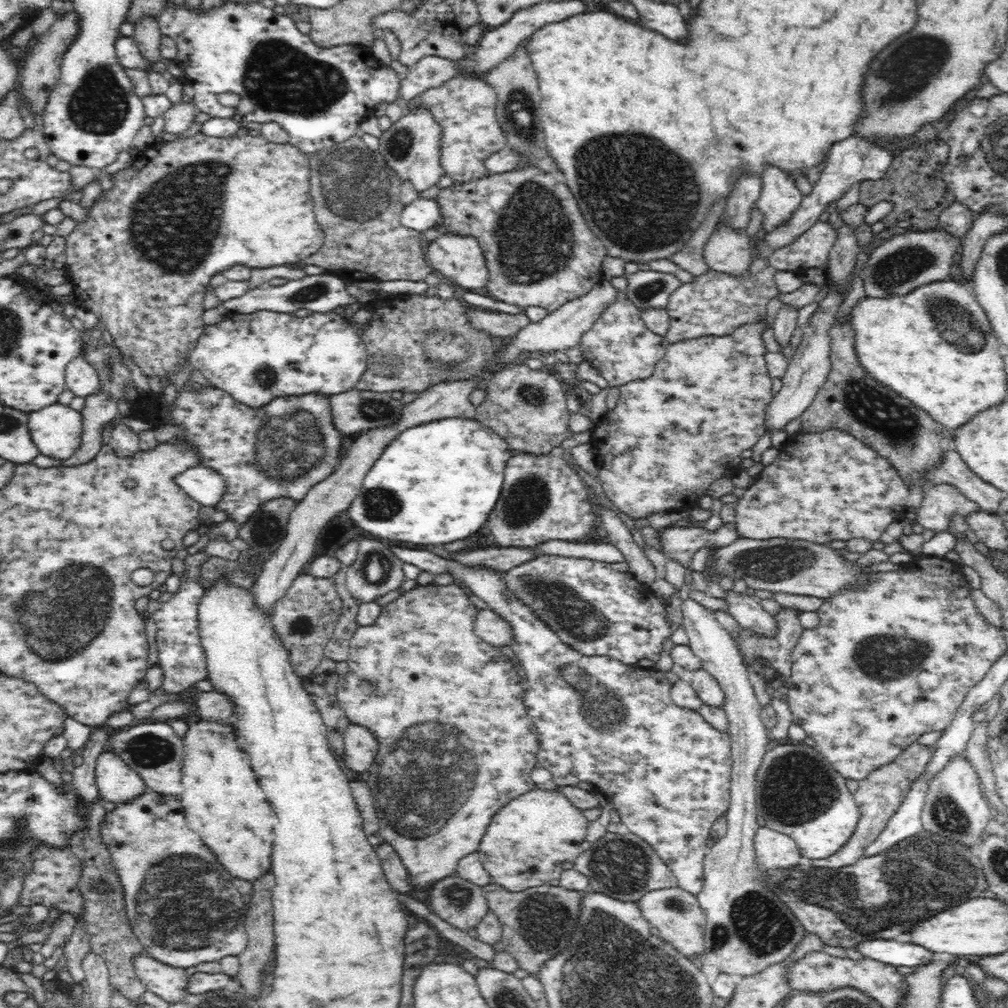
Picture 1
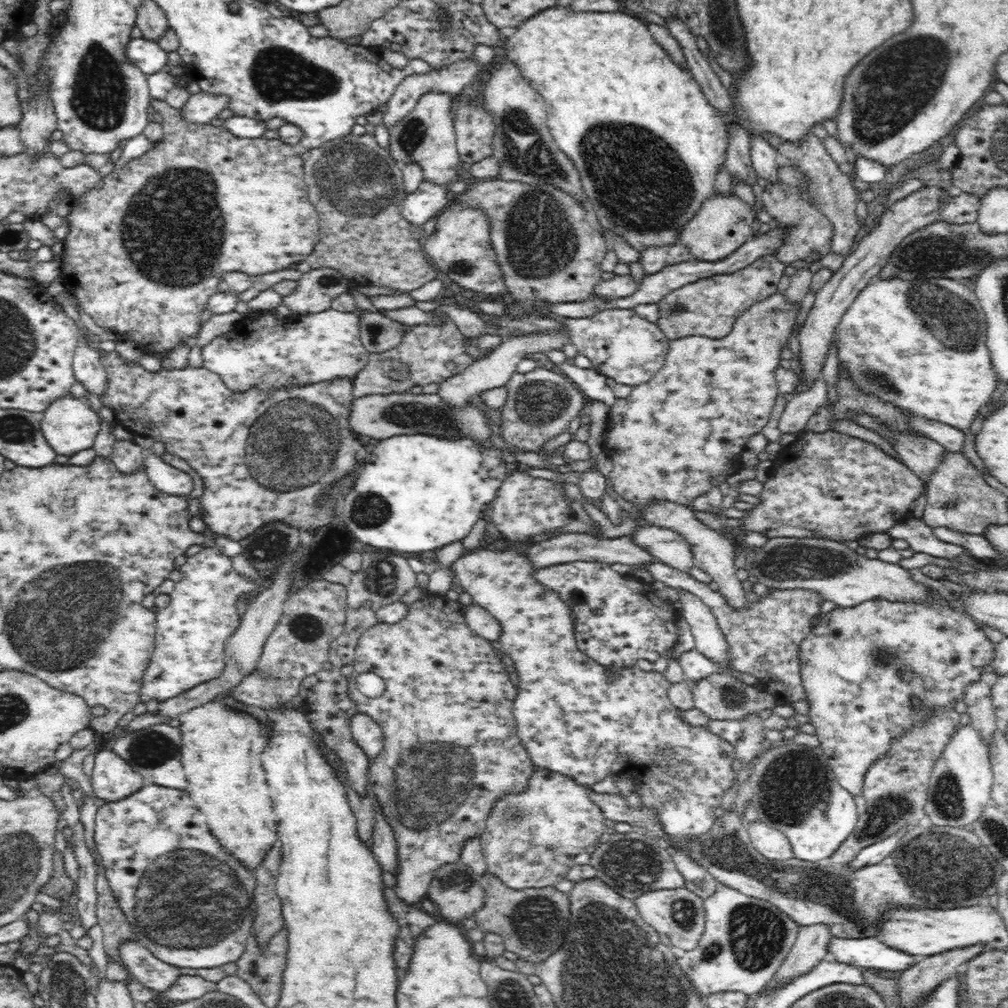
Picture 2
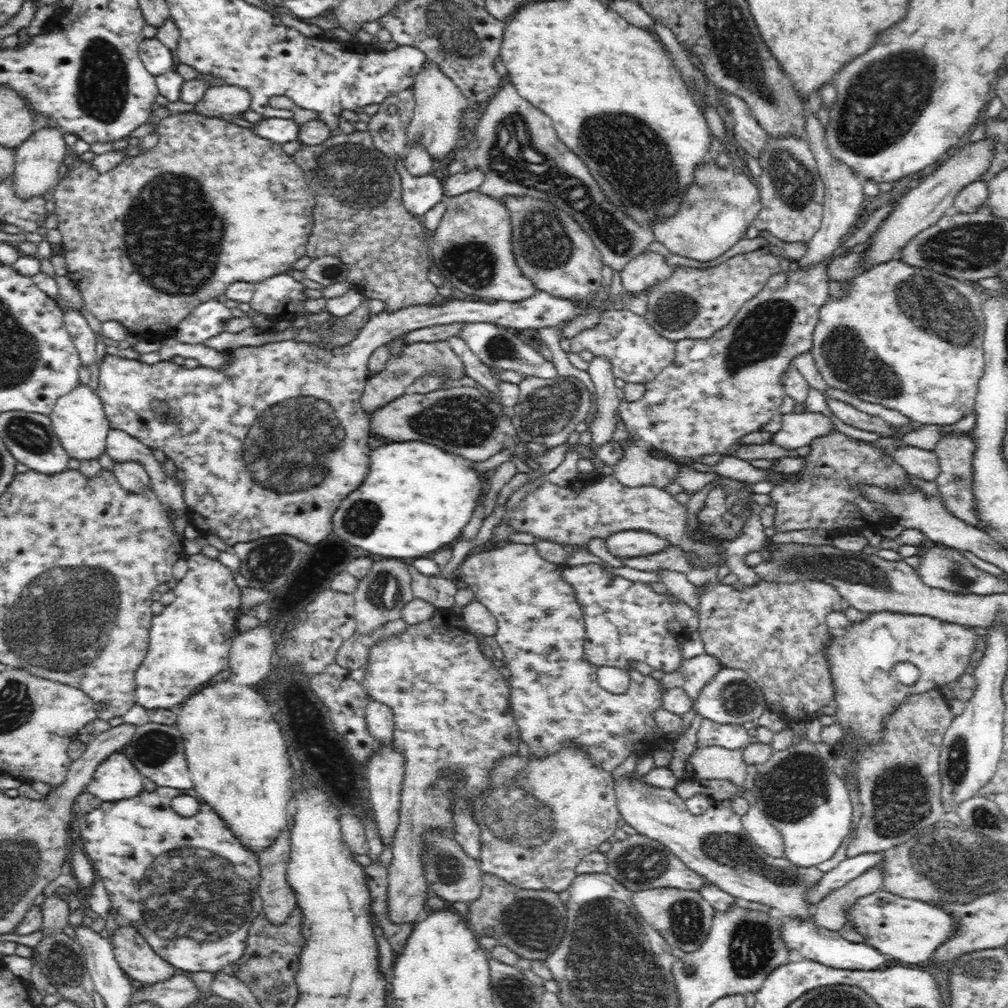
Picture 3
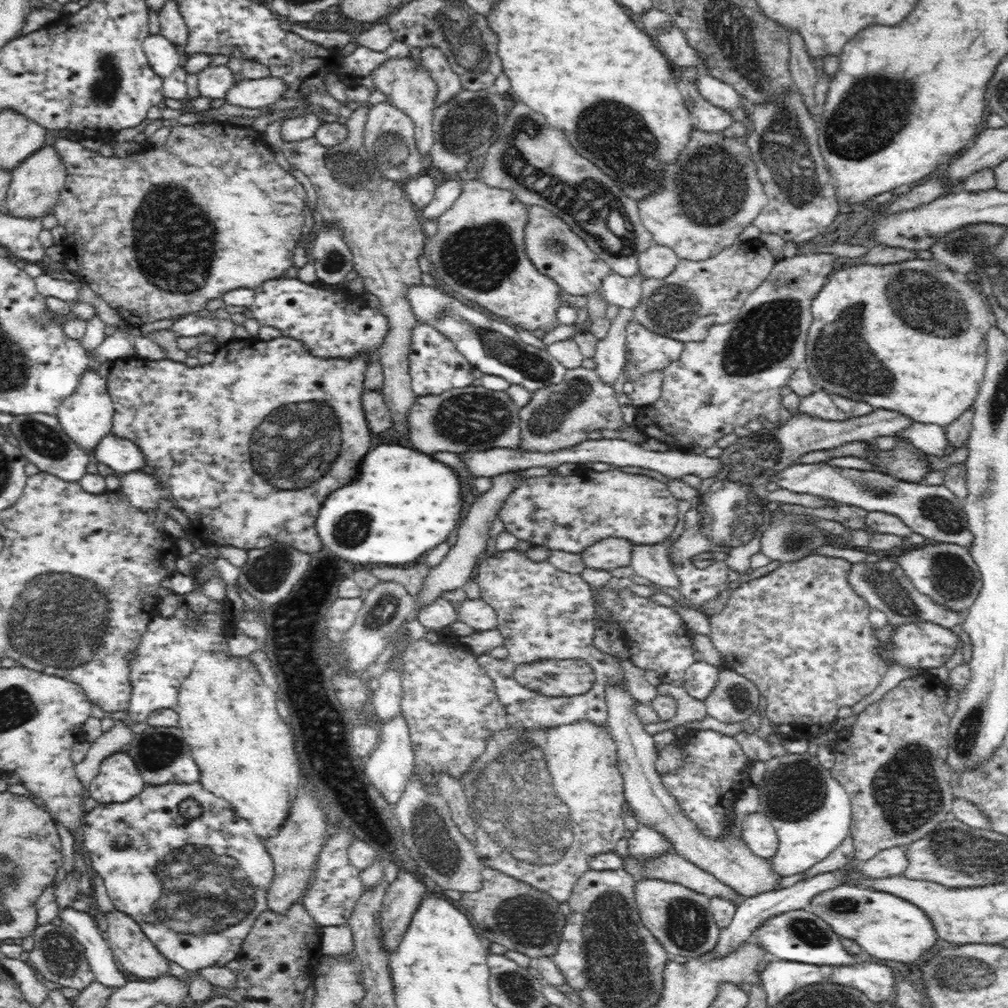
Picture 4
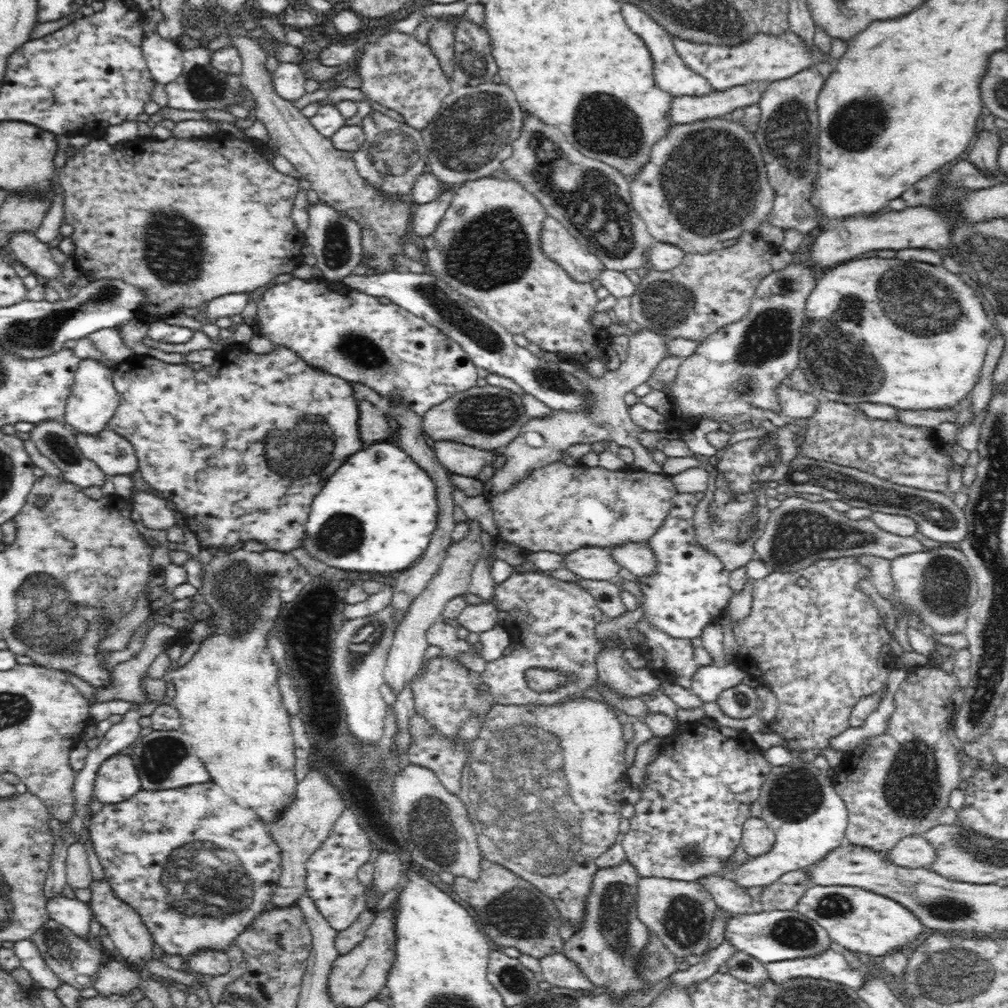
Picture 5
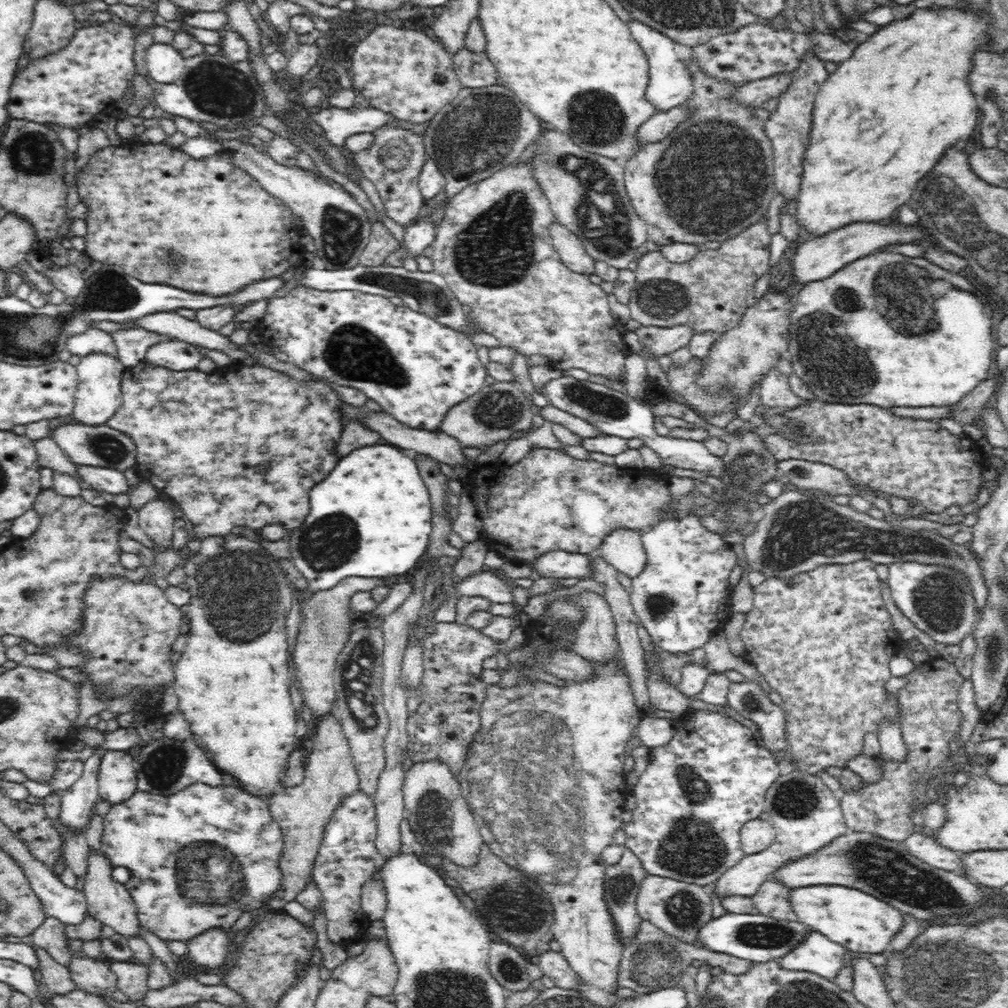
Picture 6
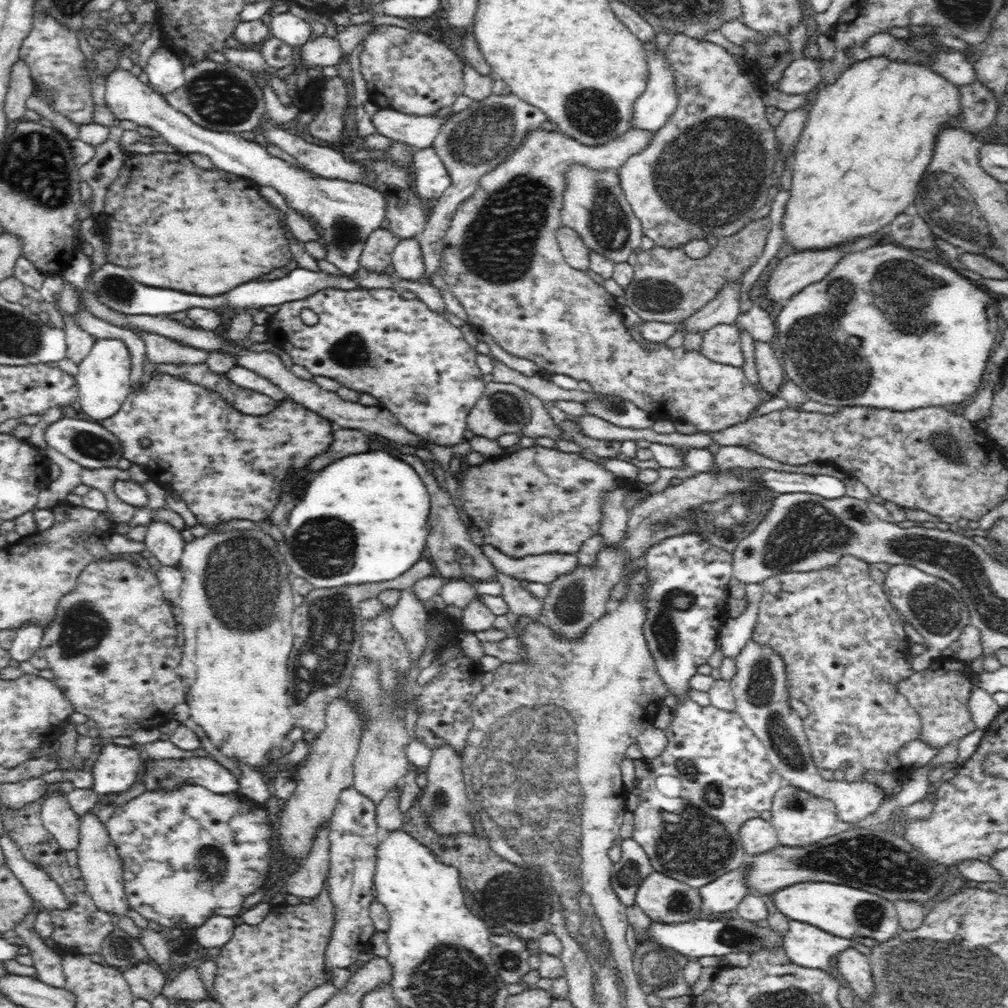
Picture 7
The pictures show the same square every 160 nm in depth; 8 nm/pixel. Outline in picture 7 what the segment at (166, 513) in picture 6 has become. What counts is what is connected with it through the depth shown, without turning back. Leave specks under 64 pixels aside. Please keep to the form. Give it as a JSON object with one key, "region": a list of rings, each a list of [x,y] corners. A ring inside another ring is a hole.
{"region":[[[153,520],[147,524],[143,540],[146,550],[164,566],[181,567],[186,542],[180,531],[160,520]]]}

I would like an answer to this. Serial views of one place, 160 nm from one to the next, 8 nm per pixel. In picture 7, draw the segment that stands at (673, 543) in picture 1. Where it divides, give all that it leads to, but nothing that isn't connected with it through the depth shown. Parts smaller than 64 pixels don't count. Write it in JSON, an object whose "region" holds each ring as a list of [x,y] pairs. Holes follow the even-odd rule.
{"region":[[[486,543],[480,548],[496,570],[520,582],[549,586],[560,576],[577,570],[579,566],[576,554],[540,554],[516,559]]]}

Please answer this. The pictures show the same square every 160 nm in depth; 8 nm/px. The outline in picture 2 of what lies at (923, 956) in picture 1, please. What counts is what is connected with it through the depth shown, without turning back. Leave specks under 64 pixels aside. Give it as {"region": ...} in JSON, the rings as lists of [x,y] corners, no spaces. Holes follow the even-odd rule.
{"region":[[[832,936],[828,957],[860,968],[901,972],[914,966],[920,959],[882,943],[877,936],[861,939],[843,939]]]}

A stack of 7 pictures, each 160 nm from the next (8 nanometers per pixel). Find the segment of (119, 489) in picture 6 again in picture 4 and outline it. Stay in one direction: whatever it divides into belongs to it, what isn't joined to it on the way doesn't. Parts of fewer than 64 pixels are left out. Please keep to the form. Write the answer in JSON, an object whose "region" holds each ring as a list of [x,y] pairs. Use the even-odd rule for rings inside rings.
{"region":[[[42,413],[13,415],[12,422],[6,426],[6,429],[18,440],[18,448],[23,456],[35,464],[40,471],[72,482],[79,481],[86,473],[90,454],[65,434],[57,416]]]}

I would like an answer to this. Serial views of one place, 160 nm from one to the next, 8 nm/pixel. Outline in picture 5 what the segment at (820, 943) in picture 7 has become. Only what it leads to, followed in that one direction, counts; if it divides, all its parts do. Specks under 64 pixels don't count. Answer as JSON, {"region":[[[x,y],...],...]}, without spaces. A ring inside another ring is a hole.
{"region":[[[833,945],[828,950],[804,956],[802,958],[792,958],[790,960],[779,960],[778,962],[764,963],[772,982],[780,984],[792,978],[822,978],[835,982],[846,987],[858,990],[870,972],[864,970],[854,970],[846,962],[841,953],[841,949]]]}

